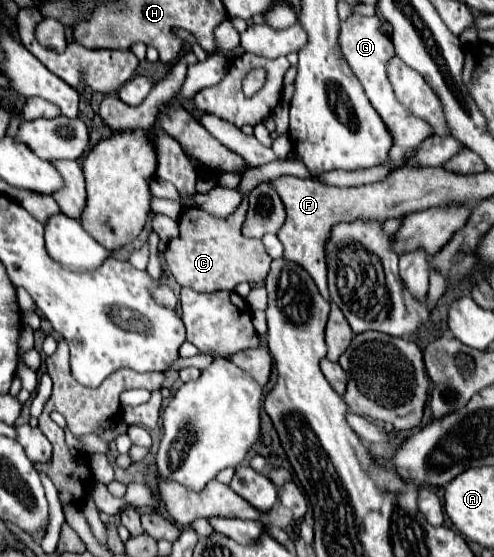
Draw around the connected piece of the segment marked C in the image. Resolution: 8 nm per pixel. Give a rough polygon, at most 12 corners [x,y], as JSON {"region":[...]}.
{"region":[[247,197],[215,219],[185,207],[165,261],[199,293],[261,285],[271,257],[241,235]]}

